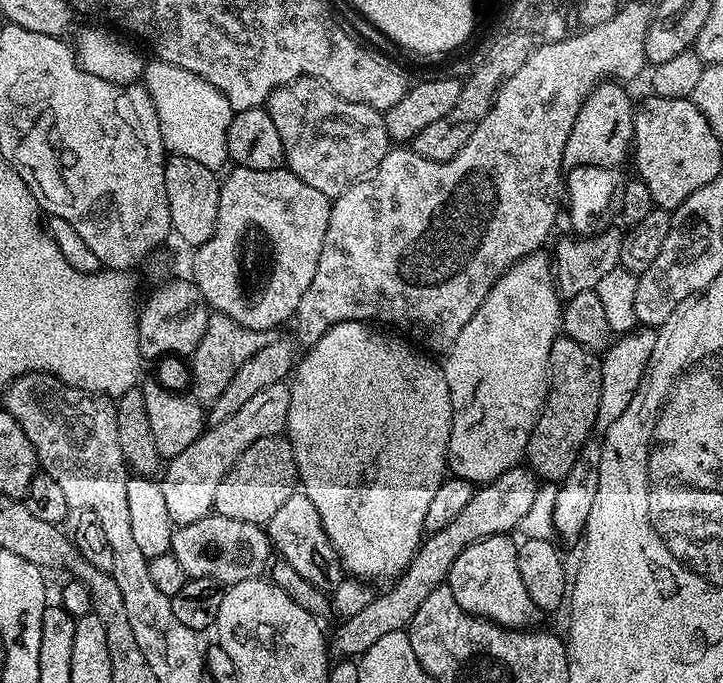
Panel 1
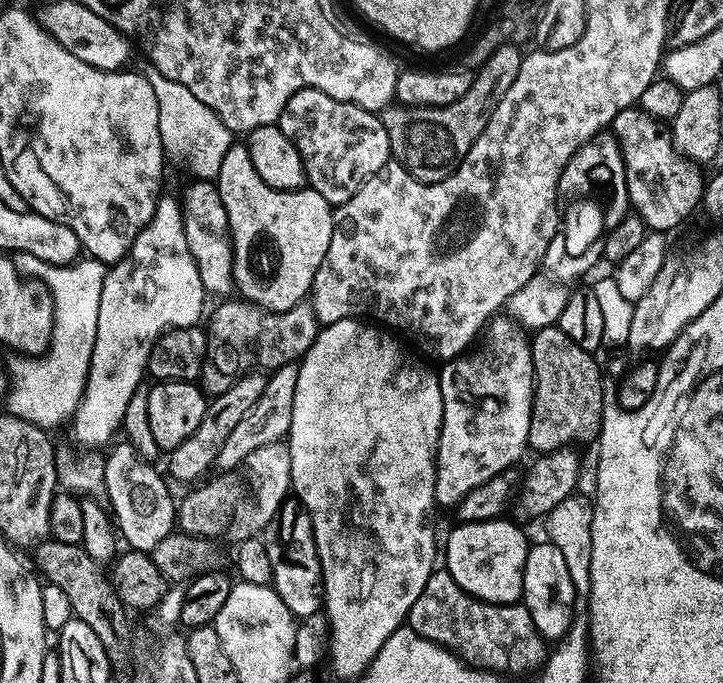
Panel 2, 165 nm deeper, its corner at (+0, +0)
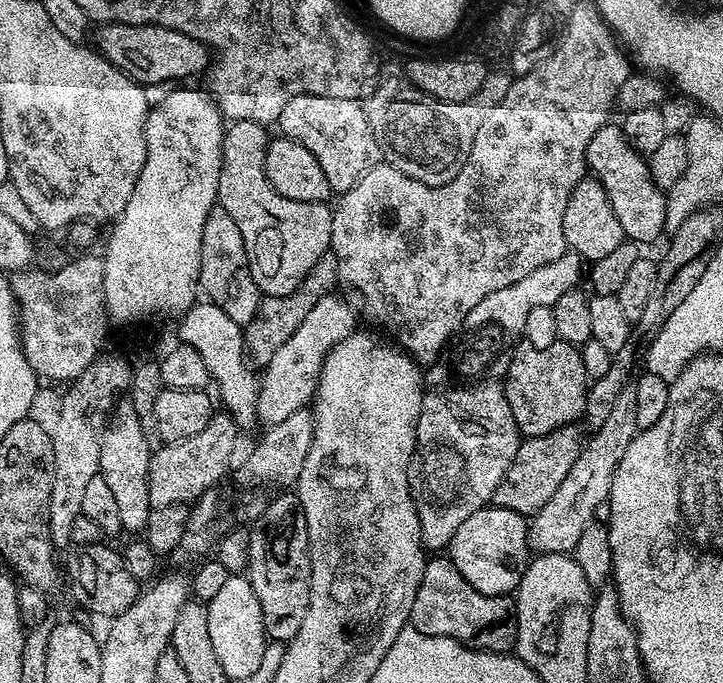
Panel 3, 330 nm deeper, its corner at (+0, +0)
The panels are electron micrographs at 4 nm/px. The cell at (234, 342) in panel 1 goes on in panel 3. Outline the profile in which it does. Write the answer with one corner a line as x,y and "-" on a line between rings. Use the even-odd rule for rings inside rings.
329,254
317,262
314,270
310,270
310,274
306,274
303,282
290,294
264,296
260,301
258,314
243,329
249,357
257,365
259,365
258,363
260,366
268,365
270,358
274,358
274,354
278,354
280,347
286,346
286,342
290,342
290,336
294,334
294,330
298,330
298,326
302,326
306,314
310,314
310,310
314,310
314,306
318,306
318,302
322,302
322,298
331,296
337,291
339,278
338,262
335,255

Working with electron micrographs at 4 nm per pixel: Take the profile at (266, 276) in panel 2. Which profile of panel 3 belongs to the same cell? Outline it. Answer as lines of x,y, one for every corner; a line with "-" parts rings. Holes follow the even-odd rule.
234,120
227,125
224,133
224,157
218,182
218,204
226,210
226,214
230,214
230,218
234,218
238,230
242,230
242,242
246,242
248,265
261,293
264,296
285,296
303,282
306,274
314,270
314,266
322,257
329,255
332,247
333,209
327,203
311,204
282,198
282,194
278,194
274,186
270,186
264,165
270,143
268,132
269,129
258,122

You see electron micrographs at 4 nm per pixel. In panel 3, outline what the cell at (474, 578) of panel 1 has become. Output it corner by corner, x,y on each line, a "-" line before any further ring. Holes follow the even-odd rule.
489,506
470,514
458,534
454,534
450,545
450,559
454,567
478,590
487,596
507,596
515,593
520,586
520,579
528,569
530,549
528,530
530,524
514,510

